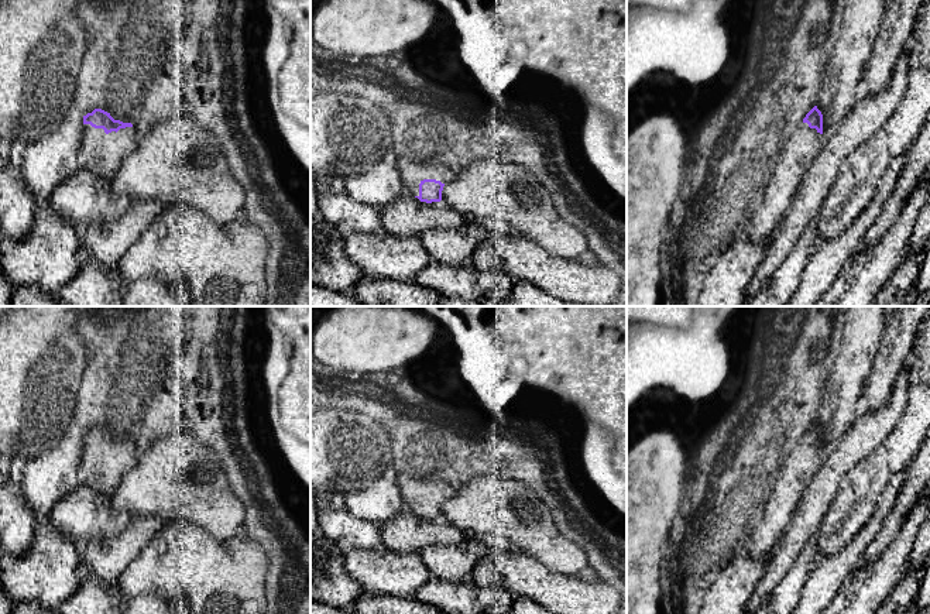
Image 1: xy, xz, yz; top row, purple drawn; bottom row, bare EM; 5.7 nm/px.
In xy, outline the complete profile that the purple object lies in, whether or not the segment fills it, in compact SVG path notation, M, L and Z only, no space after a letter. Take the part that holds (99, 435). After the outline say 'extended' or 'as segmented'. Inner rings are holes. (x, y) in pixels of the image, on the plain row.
M102 425L83 432L83 442L80 483L111 497L140 455L135 445Z; extended

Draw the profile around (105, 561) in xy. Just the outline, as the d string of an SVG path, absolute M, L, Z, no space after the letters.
M131 517L120 535L93 539L82 548L82 576L111 586L162 528L155 517Z

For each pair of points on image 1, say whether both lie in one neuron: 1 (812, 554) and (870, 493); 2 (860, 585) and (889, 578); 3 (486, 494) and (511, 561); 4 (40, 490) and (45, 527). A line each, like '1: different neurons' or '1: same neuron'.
1: different neurons
2: same neuron
3: different neurons
4: different neurons

